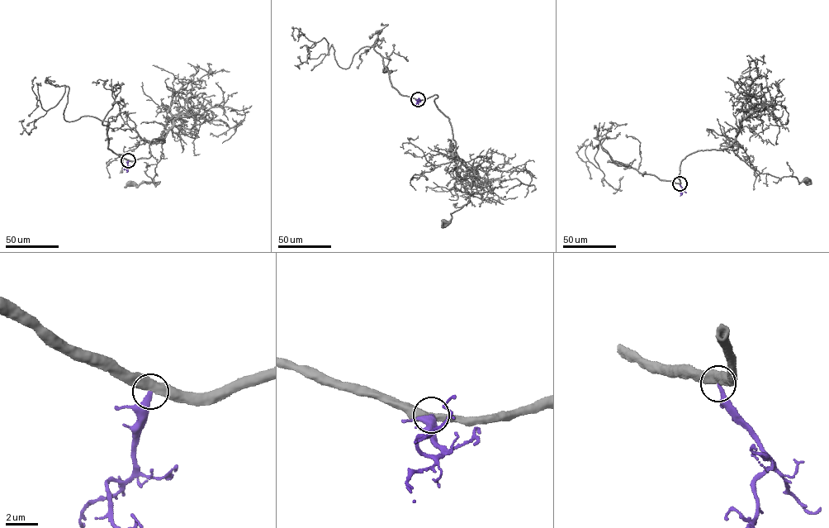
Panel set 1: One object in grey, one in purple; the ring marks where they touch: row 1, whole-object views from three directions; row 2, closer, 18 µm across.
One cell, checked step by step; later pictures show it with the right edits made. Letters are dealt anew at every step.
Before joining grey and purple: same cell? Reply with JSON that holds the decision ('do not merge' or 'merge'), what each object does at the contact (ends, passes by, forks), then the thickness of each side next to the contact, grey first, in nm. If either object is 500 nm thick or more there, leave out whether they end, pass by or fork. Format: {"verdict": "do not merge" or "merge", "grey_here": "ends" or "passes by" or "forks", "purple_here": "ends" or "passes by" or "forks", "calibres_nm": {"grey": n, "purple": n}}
{"verdict": "do not merge", "calibres_nm": {"grey": 500, "purple": 280}}

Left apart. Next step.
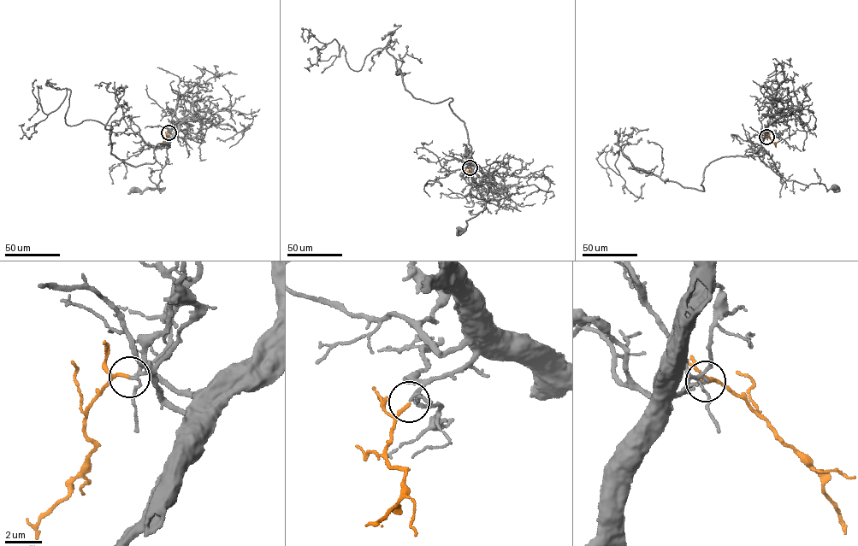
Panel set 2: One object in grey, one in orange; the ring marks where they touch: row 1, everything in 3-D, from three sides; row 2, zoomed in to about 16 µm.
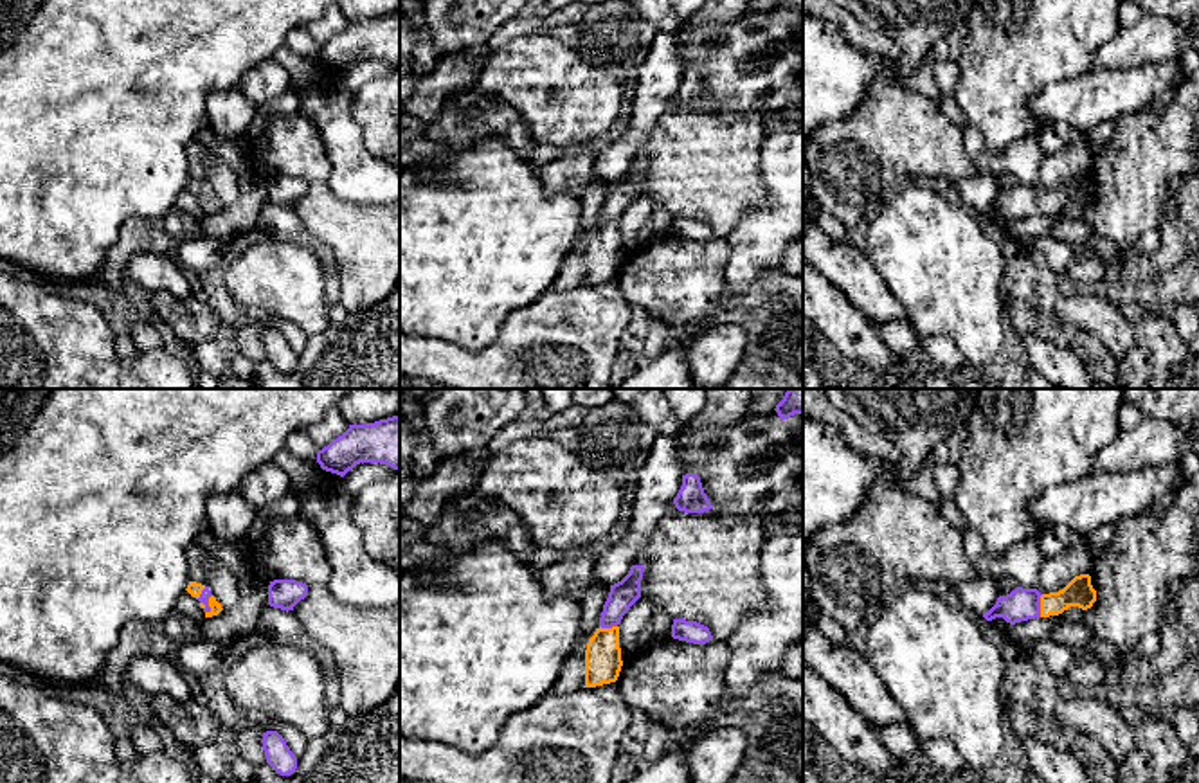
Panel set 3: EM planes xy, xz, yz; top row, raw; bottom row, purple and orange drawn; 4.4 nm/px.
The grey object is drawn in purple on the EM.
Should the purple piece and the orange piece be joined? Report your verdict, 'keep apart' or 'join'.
join

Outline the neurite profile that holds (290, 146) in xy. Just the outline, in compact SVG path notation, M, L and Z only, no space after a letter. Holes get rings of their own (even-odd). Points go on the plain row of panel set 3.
M302 112L272 117L265 131L247 139L254 162L252 178L270 182L274 176L295 176L310 182L326 182L329 160L315 122Z

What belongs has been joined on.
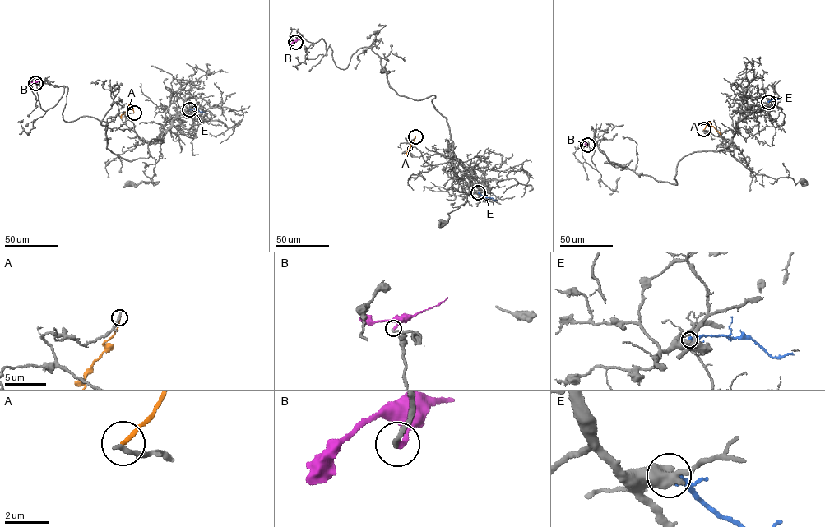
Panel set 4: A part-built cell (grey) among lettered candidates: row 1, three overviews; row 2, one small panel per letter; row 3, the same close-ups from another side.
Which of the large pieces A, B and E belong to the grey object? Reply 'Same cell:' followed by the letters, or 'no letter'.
Same cell: B

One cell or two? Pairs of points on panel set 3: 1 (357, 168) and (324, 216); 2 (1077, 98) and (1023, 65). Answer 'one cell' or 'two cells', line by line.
1: two cells
2: two cells

